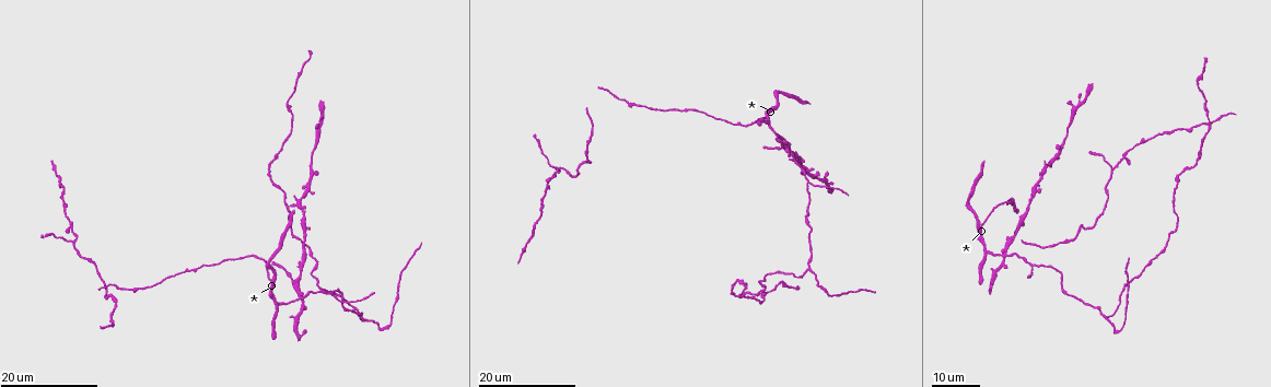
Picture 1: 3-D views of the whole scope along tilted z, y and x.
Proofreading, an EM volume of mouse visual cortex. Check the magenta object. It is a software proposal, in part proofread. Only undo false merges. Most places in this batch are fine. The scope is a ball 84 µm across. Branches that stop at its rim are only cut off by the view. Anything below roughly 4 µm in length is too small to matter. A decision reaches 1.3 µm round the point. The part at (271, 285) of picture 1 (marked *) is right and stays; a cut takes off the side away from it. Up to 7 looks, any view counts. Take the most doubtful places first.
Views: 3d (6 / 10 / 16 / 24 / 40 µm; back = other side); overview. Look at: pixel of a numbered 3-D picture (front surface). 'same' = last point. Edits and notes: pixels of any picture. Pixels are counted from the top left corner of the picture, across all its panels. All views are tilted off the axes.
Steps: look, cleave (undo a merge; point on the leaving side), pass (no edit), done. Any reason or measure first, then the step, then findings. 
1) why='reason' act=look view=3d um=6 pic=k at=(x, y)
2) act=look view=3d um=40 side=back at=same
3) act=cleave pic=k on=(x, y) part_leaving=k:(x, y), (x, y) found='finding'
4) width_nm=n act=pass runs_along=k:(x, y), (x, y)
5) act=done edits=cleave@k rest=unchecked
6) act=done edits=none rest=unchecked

why='three-way junction' act=look view=3d um=24 pic=1 at=(71, 241)

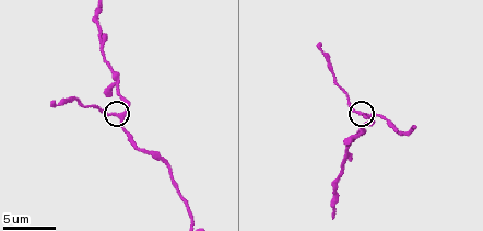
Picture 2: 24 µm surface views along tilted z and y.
act=look view=3d um=6 pic=2 at=(123, 114)

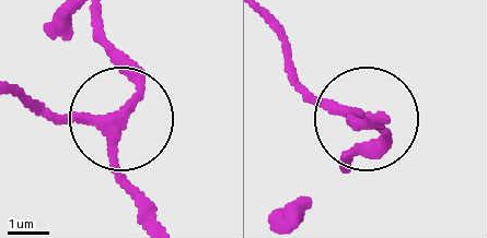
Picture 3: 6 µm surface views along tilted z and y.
width_nm=220 act=pass found='one cell here'

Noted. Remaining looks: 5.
act=look view=3d um=16 pic=1 at=(333, 292)

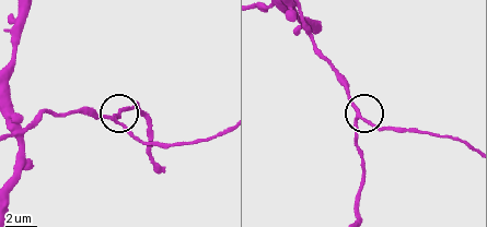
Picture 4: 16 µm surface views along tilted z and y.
why='closer look' act=look view=3d um=6 pic=4 at=(358, 115)

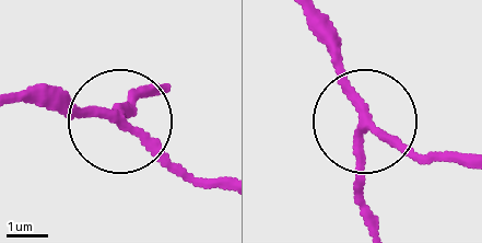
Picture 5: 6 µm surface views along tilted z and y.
side_arm_um=10 arms=3 act=pass found='continuous, no second cell'

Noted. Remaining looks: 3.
why='four or more arms meet' act=look view=3d um=16 pic=1 at=(1004, 254)

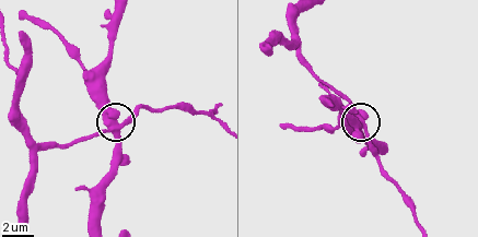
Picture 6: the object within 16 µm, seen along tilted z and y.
act=look view=3d um=10 pic=6 at=(113, 122)

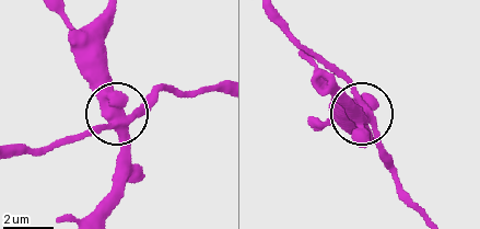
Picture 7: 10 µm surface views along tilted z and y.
side_arm_um=47 act=cleave pic=7 on=(94, 92) part_leaving=7:(121, 119), (104, 48), (107, 13) found='two cells meet here'

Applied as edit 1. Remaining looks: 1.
act=done edits=cleave@7 rest=unchecked

